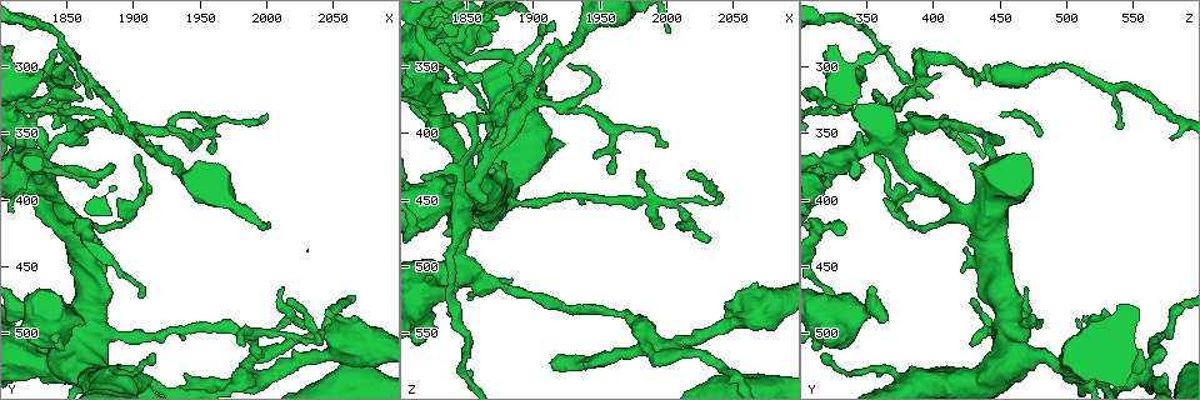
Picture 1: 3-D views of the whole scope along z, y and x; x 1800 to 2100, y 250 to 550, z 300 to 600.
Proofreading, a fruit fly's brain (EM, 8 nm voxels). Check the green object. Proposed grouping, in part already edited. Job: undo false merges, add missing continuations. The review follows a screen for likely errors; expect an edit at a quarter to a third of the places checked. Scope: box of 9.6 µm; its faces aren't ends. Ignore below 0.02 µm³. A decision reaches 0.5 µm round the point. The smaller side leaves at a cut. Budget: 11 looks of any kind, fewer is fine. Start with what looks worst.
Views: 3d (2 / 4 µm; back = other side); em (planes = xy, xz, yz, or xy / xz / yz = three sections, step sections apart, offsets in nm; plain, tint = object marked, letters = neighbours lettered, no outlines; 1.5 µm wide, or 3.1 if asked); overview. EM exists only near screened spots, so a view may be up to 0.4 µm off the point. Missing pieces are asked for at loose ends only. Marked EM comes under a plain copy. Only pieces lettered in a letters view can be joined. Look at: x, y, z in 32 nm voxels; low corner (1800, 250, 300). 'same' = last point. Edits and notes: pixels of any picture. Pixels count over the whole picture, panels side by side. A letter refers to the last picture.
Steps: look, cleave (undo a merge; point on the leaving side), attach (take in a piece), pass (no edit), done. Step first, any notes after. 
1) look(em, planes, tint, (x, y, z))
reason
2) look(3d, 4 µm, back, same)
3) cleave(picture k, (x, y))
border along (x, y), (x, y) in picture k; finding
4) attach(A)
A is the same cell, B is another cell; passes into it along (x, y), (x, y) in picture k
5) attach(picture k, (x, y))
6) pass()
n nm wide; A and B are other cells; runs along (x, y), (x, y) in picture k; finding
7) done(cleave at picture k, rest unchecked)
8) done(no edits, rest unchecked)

look(3d, 4 µm, (1820, 344, 356))
thick turns thin

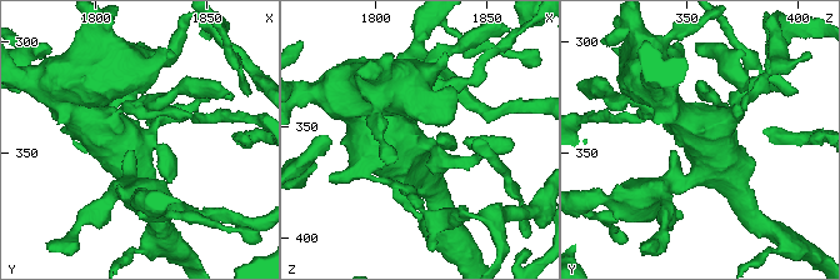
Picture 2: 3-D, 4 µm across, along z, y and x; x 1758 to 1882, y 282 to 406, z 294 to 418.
look(em, planes, letters, (1819, 345, 357))
shape alone is not enough

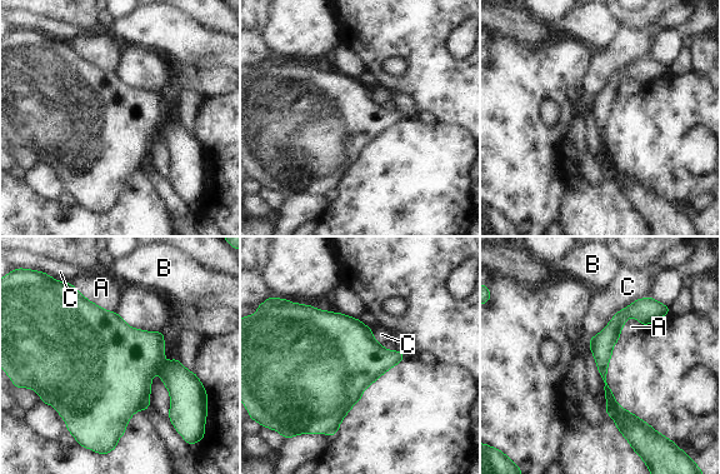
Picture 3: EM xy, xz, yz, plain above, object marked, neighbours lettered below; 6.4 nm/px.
pass()
A, B and C are other cells; continuous, no second cell

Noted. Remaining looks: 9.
look(3d, 4 µm, (1858, 422, 334))
branch stops here

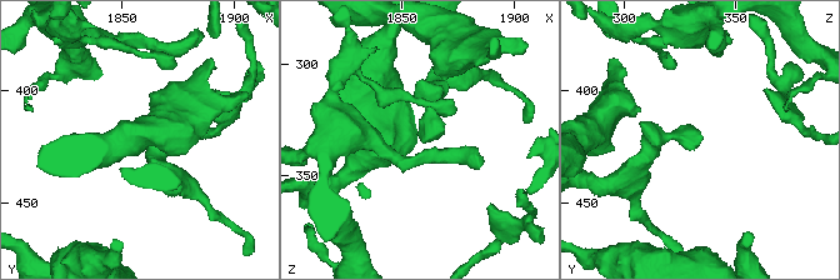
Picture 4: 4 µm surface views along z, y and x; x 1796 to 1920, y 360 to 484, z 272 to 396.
look(em, xy, step 8, tint, (1857, 421, 334))
now the EM

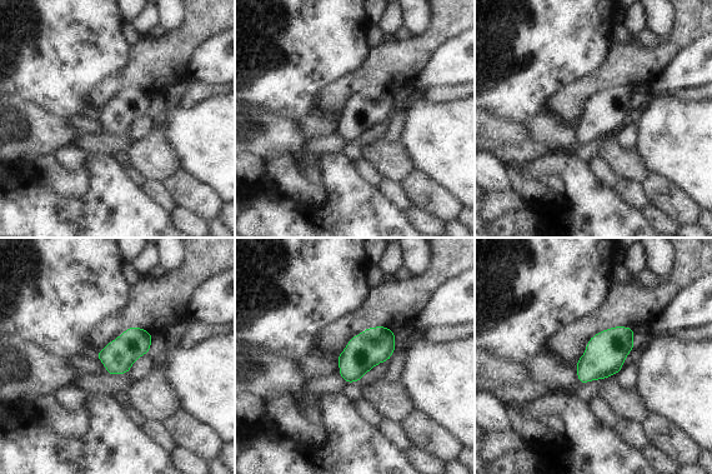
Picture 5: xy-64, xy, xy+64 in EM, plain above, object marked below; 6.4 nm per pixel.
look(em, planes, letters, same)
cut it another way

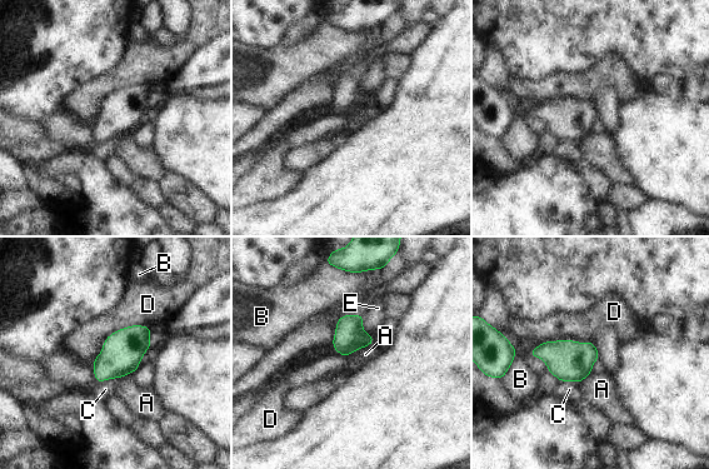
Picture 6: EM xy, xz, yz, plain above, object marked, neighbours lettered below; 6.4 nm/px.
pass()
D touches over 420 nm; A, B, C, D and E are other cells; none of them fits

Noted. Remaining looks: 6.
look(3d, 2 µm, (1902, 366, 356))
thin end

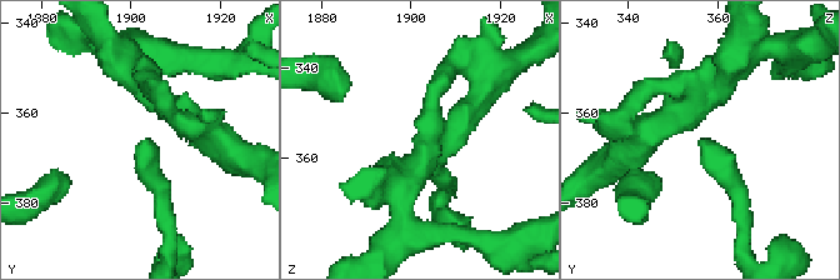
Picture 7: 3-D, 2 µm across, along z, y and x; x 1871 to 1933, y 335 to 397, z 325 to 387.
look(em, planes, letters, (1903, 367, 357))
now the EM

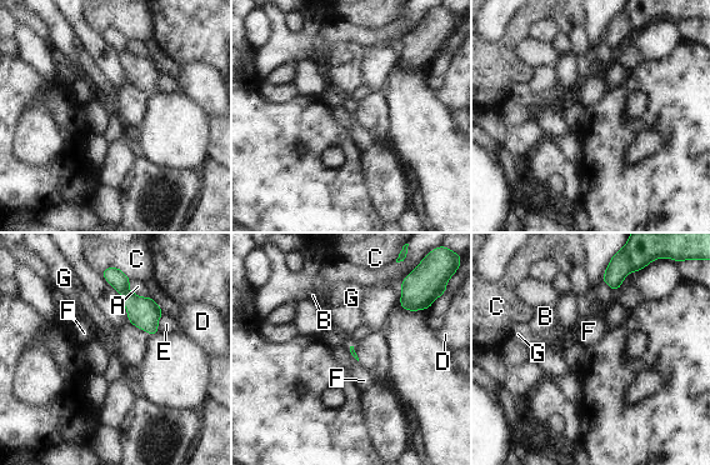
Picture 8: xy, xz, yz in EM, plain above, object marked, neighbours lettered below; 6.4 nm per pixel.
cleave(picture 8, (144, 313))
A, B, C, D, E, F and G are other cells; border along (128, 290), (121, 294) in picture 8; two cells meet here

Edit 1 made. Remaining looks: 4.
look(overview)

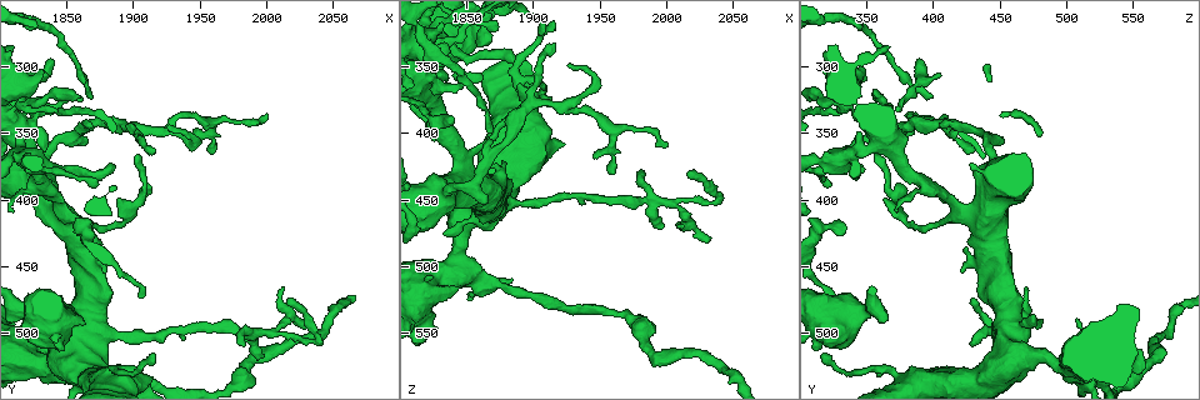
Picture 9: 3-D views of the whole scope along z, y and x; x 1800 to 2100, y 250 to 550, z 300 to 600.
look(em, xz, step 8, tint, (2014, 466, 470))
free end

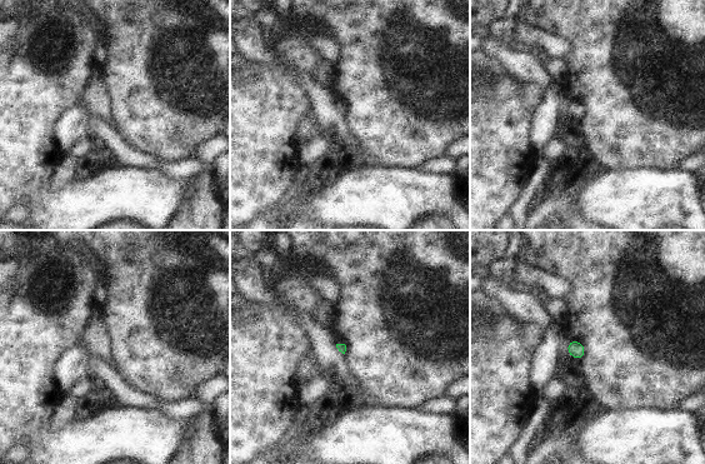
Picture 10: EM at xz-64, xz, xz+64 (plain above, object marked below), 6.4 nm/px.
look(em, planes, letters, same)
another direction

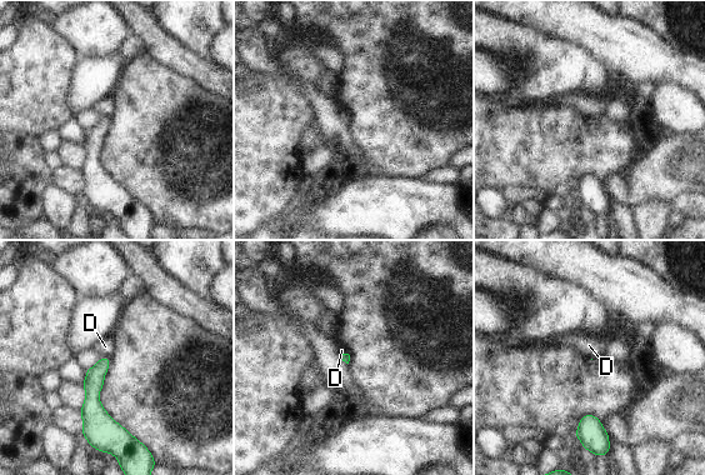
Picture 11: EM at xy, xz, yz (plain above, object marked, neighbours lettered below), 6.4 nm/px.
pass()
D is another cell; no lettered piece goes on from it

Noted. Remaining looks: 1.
done(cleave at picture 8, rest unchecked)

